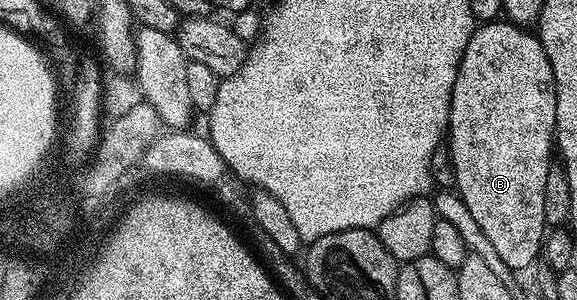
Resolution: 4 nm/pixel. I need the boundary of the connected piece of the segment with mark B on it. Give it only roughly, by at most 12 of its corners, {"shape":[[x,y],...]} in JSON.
{"shape":[[481,22],[451,90],[455,192],[509,268],[539,260],[557,87]]}

